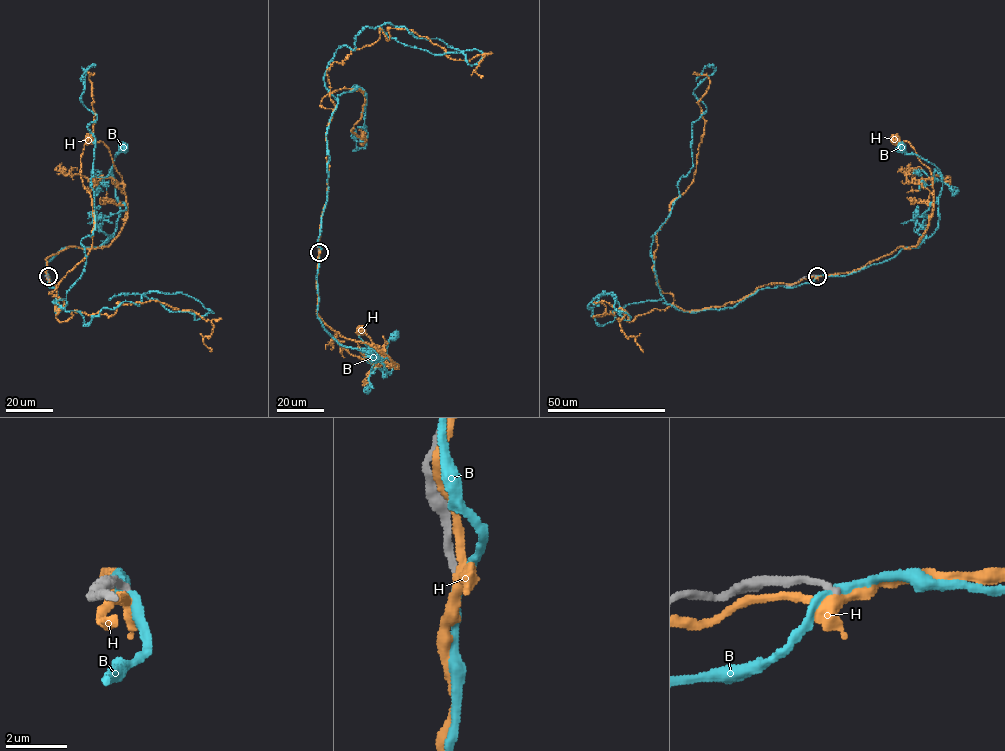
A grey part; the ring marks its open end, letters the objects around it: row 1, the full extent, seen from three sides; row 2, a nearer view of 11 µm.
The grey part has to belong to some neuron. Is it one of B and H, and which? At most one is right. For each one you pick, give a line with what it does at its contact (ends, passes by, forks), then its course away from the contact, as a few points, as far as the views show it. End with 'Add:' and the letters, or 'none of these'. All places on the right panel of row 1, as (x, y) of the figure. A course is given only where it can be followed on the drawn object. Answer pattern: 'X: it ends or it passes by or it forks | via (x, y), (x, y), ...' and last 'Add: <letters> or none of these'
Add: none of these

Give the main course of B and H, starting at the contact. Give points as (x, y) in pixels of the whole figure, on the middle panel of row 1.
B: (319, 252), (318, 318), (324, 328), (339, 343), (370, 352), (391, 373), (386, 377), (388, 342), (393, 337)
H: (320, 252), (317, 272), (319, 317), (341, 336), (371, 344), (398, 368), (386, 364), (379, 349), (360, 331)

